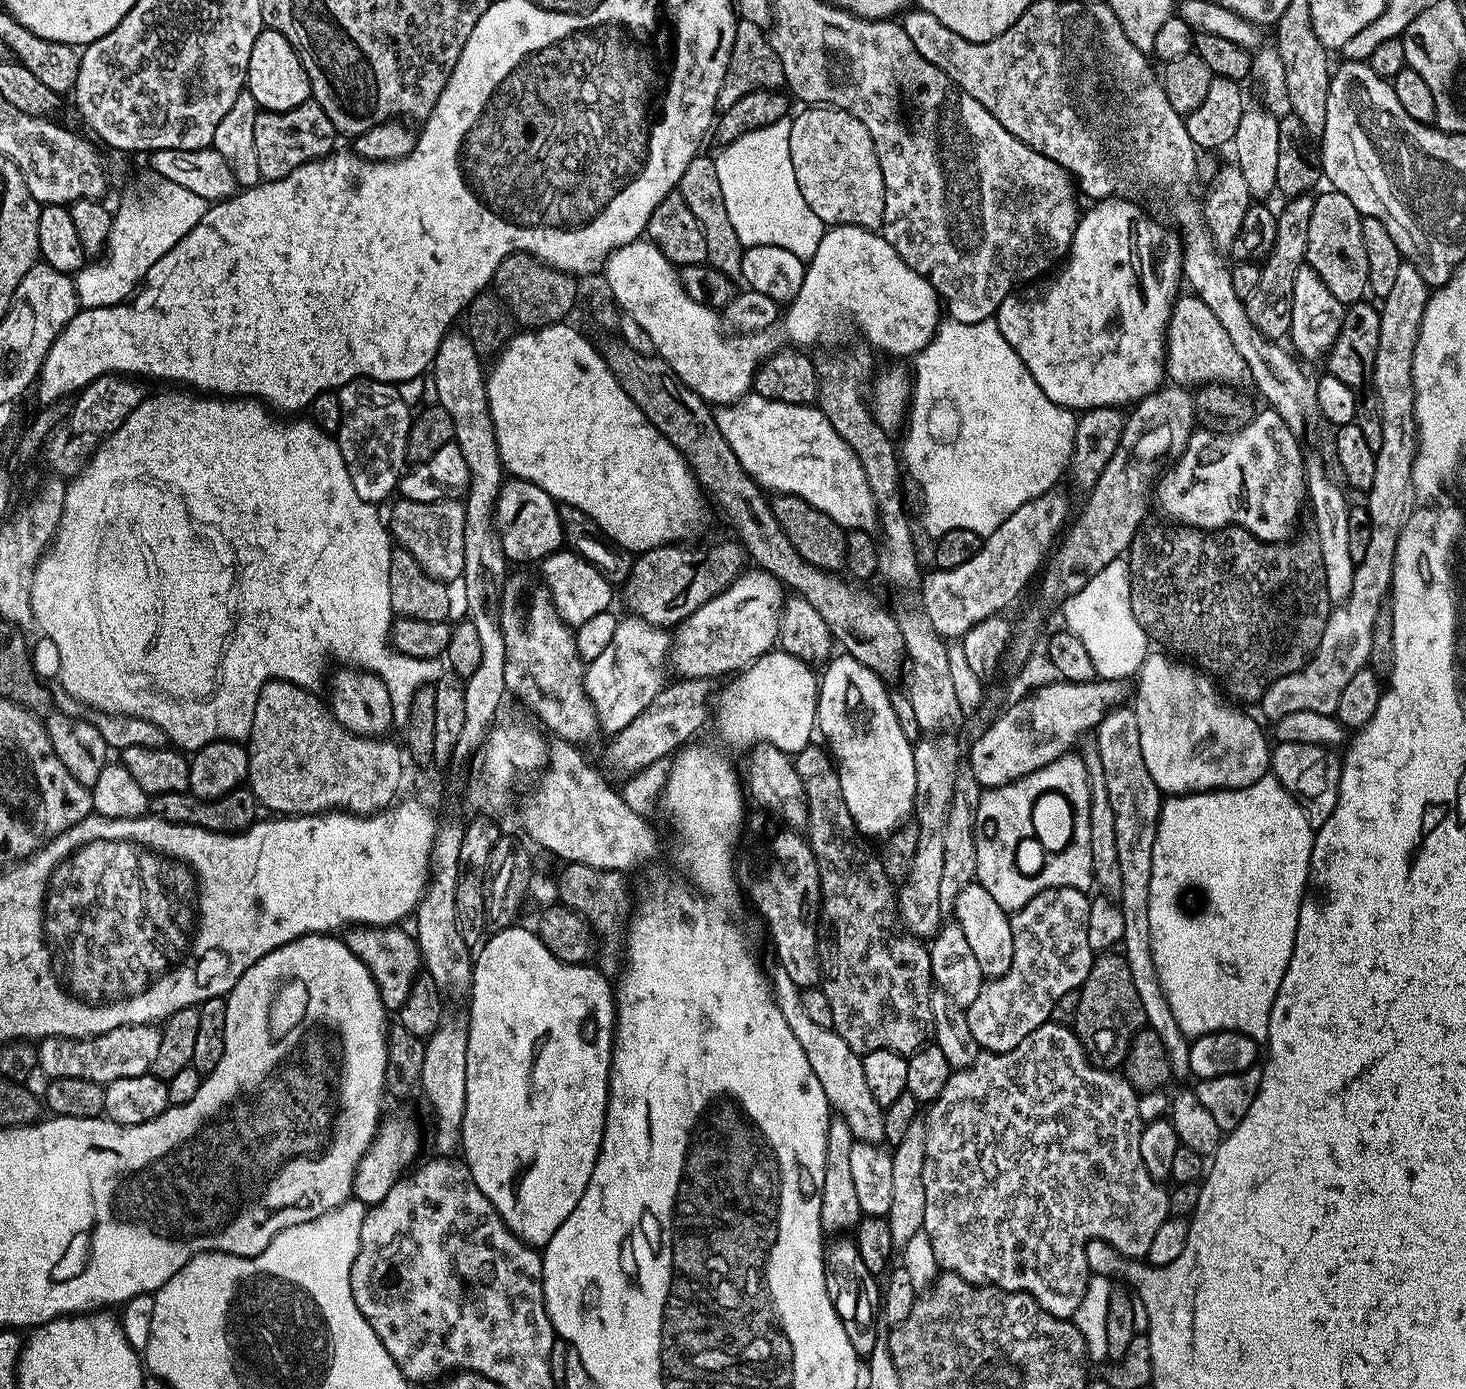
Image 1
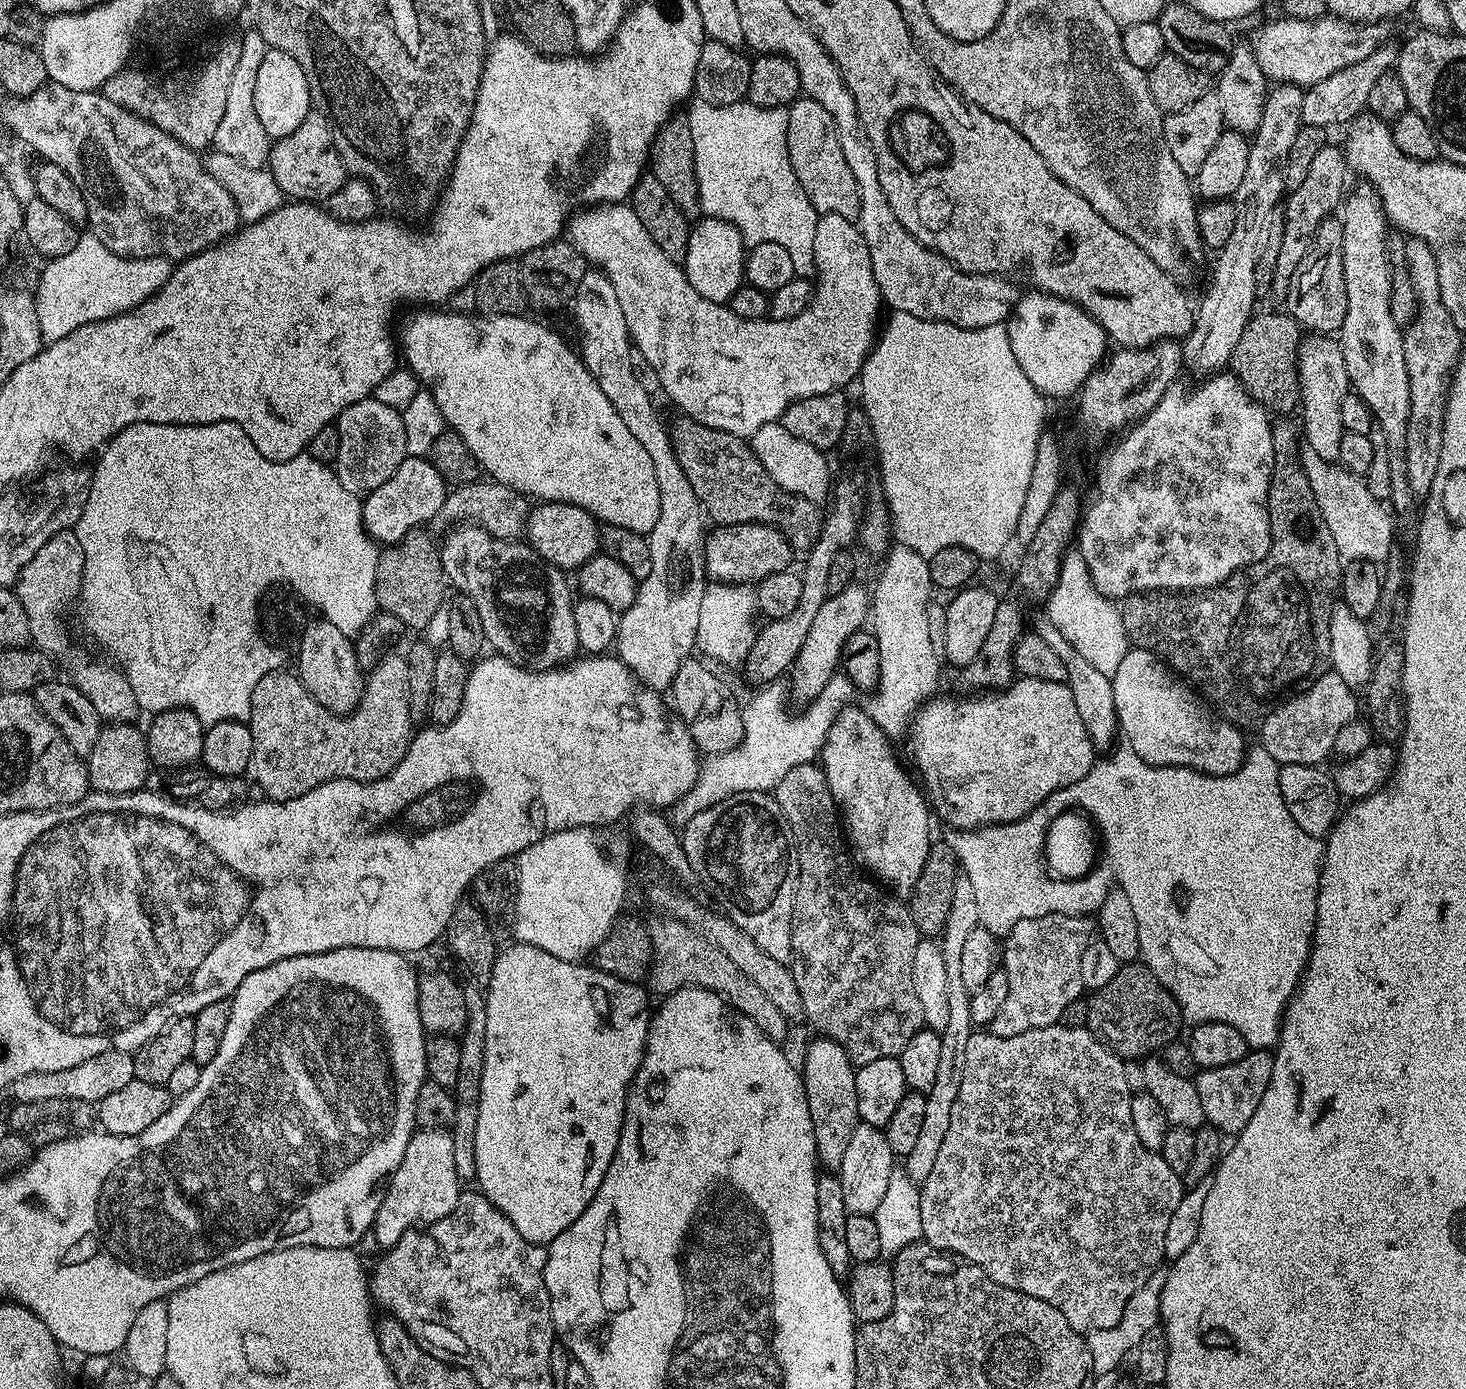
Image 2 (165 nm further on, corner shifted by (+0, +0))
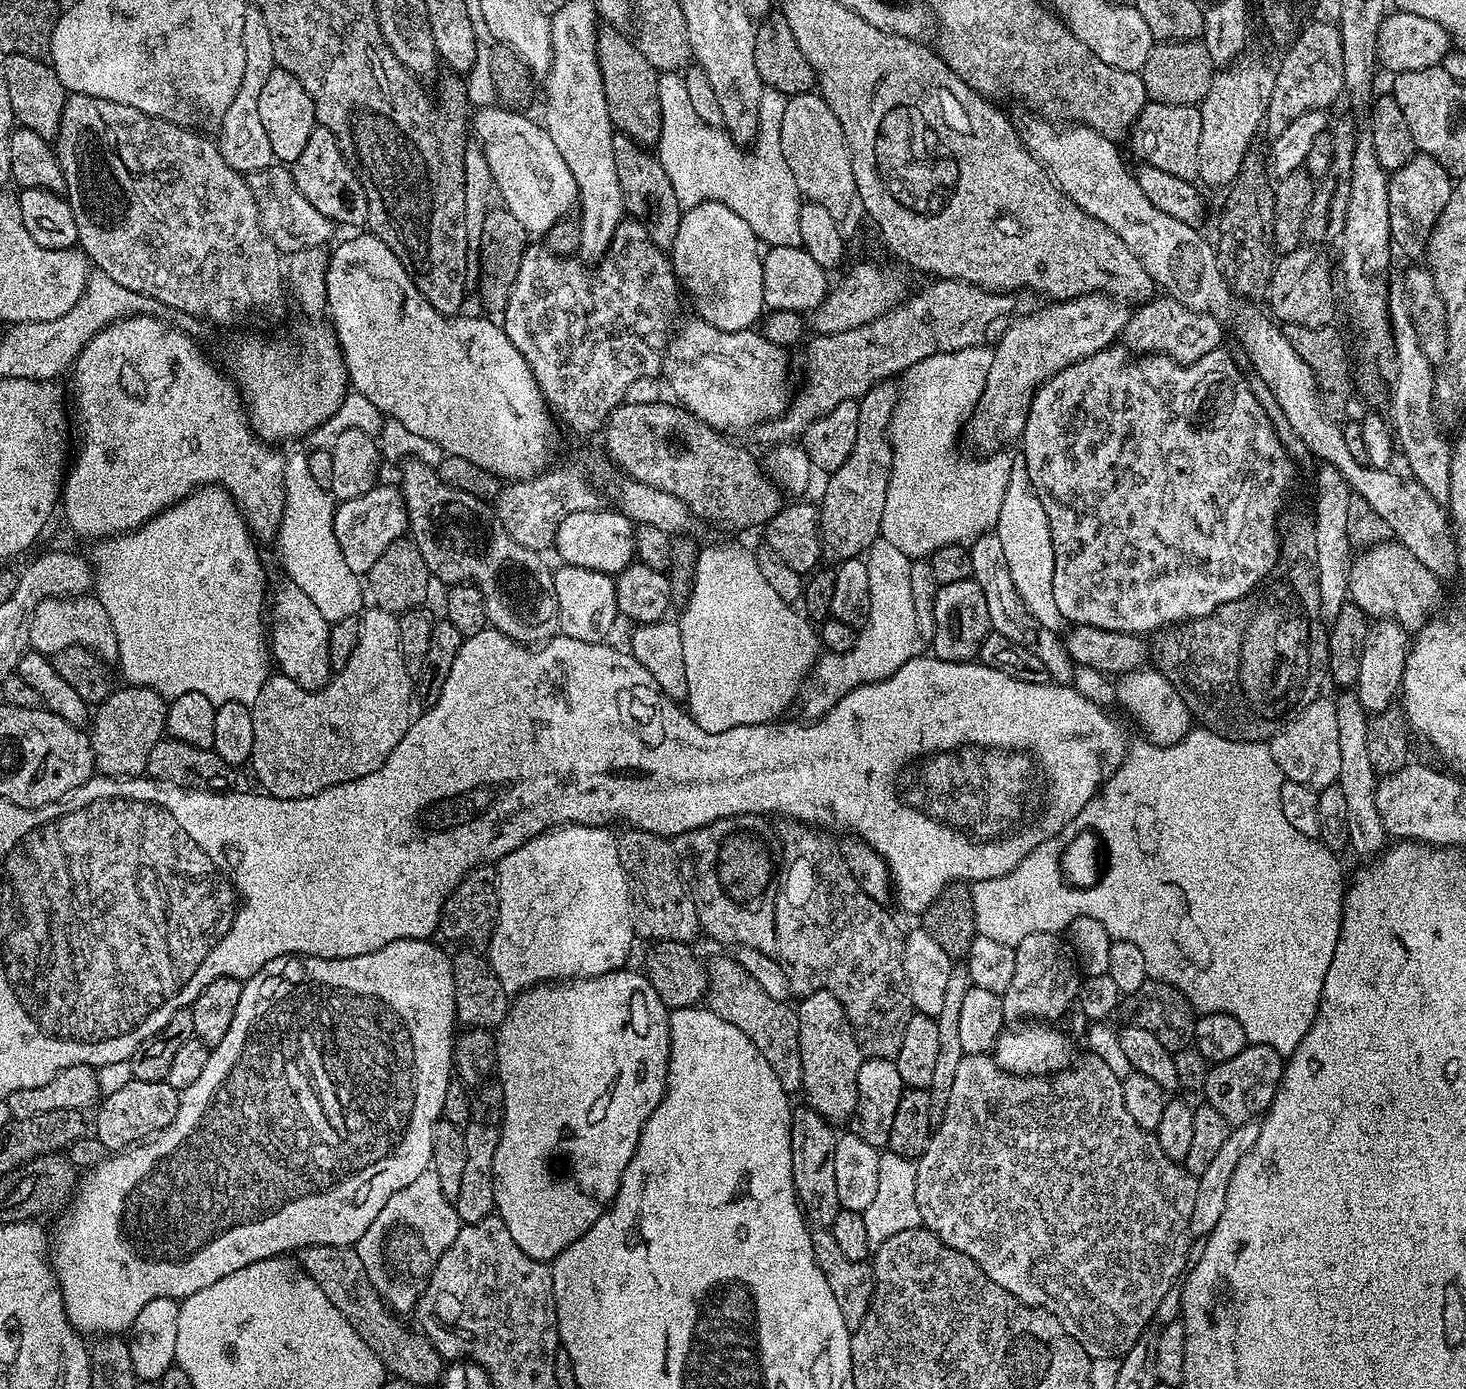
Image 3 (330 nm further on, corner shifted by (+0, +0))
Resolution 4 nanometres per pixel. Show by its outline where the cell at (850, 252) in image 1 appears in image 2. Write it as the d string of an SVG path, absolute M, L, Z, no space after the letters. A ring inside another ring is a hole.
M621 202L607 206L592 206L587 210L577 211L569 219L566 232L572 243L578 246L578 250L584 255L589 265L595 266L610 278L610 282L614 286L614 295L617 296L618 303L622 306L622 314L626 314L628 334L632 338L633 345L642 350L647 361L650 362L650 366L660 375L663 395L668 395L680 407L679 411L683 415L691 416L699 424L705 424L718 430L726 430L735 436L751 438L762 426L777 423L783 417L784 411L794 402L805 400L811 396L827 396L837 390L844 390L840 388L846 387L851 380L853 383L859 377L862 366L866 362L866 358L872 353L872 346L878 339L878 325L882 320L882 312L880 316L882 297L878 282L874 278L874 270L870 266L870 250L862 238L859 227L853 221L842 218L838 214L826 212L817 219L816 229L814 230L816 275L812 300L806 306L806 310L802 310L802 314L798 314L798 318L790 318L789 320L738 318L732 313L731 307L710 302L710 298L702 298L702 294L698 294L698 290L694 290L694 286L690 286L683 267L677 261L666 258L666 254L662 254L658 242L654 242L654 238L650 238L646 226L642 226L638 214L634 214L631 203Z

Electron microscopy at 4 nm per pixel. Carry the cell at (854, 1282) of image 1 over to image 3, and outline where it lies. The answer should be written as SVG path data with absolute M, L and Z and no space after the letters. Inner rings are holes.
M807 1106L793 1107L790 1118L790 1152L796 1194L805 1217L813 1225L827 1229L831 1229L834 1218L841 1210L838 1185L834 1183L834 1150L837 1139L837 1129L826 1118L822 1118L818 1110Z

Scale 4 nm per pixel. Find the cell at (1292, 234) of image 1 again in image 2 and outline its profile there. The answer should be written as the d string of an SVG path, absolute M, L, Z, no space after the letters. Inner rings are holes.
M1325 142L1322 150L1318 150L1318 155L1314 157L1302 186L1298 186L1298 190L1287 193L1286 203L1282 208L1284 214L1282 247L1278 250L1278 266L1274 266L1274 282L1272 283L1272 292L1280 295L1280 298L1287 297L1292 276L1302 262L1302 258L1306 258L1318 234L1318 226L1322 226L1322 222L1335 213L1332 212L1335 208L1337 211L1341 207L1346 196L1344 175L1349 175L1349 172L1343 147L1336 145L1335 148L1332 142Z

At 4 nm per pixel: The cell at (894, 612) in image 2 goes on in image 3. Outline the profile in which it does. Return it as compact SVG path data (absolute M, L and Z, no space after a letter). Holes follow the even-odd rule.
M879 536L864 554L869 579L870 606L857 631L854 646L846 652L826 652L817 657L797 693L797 705L807 719L824 716L850 689L872 681L882 681L914 657L921 655L924 639L918 632L912 587L910 585L911 557L898 546Z

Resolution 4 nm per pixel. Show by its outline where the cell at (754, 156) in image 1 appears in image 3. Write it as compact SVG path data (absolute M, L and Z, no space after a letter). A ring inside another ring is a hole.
M661 72L659 77L662 130L658 141L658 159L666 170L666 178L670 178L670 186L674 186L681 209L717 200L730 206L730 210L734 210L734 214L738 214L738 218L754 230L756 239L765 245L800 246L802 233L798 230L798 214L802 197L798 182L794 182L794 173L790 166L786 166L780 137L782 114L788 97L773 88L765 88L762 106L758 106L760 125L754 147L745 150L723 127L712 128L694 114L694 105L690 102L690 94L680 72Z

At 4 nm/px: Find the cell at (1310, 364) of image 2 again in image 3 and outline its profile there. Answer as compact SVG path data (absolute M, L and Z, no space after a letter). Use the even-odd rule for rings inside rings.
M1320 464L1316 472L1316 512L1314 519L1316 529L1314 538L1318 541L1318 558L1316 573L1318 574L1318 598L1320 599L1320 615L1325 621L1335 620L1338 610L1349 603L1348 565L1354 556L1354 549L1348 543L1346 534L1346 506L1350 506L1350 498L1354 495L1346 478L1334 466Z

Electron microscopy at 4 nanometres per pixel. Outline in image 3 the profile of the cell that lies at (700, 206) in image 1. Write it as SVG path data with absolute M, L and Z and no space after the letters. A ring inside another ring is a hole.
M604 26L596 37L596 49L600 55L602 82L606 90L606 104L613 125L632 137L635 144L652 146L659 141L662 130L662 114L658 98L660 77L654 66L646 62L646 54L636 45L635 39L623 36L619 27Z

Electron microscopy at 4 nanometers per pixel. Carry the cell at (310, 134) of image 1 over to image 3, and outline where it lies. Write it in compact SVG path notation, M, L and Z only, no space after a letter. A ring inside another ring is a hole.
M316 127L306 141L306 147L302 154L291 164L290 171L298 190L302 190L302 198L326 214L333 225L345 224L348 230L360 230L368 223L368 203L366 202L366 190L362 190L362 182L354 174L354 170L346 162L334 134L330 130Z

